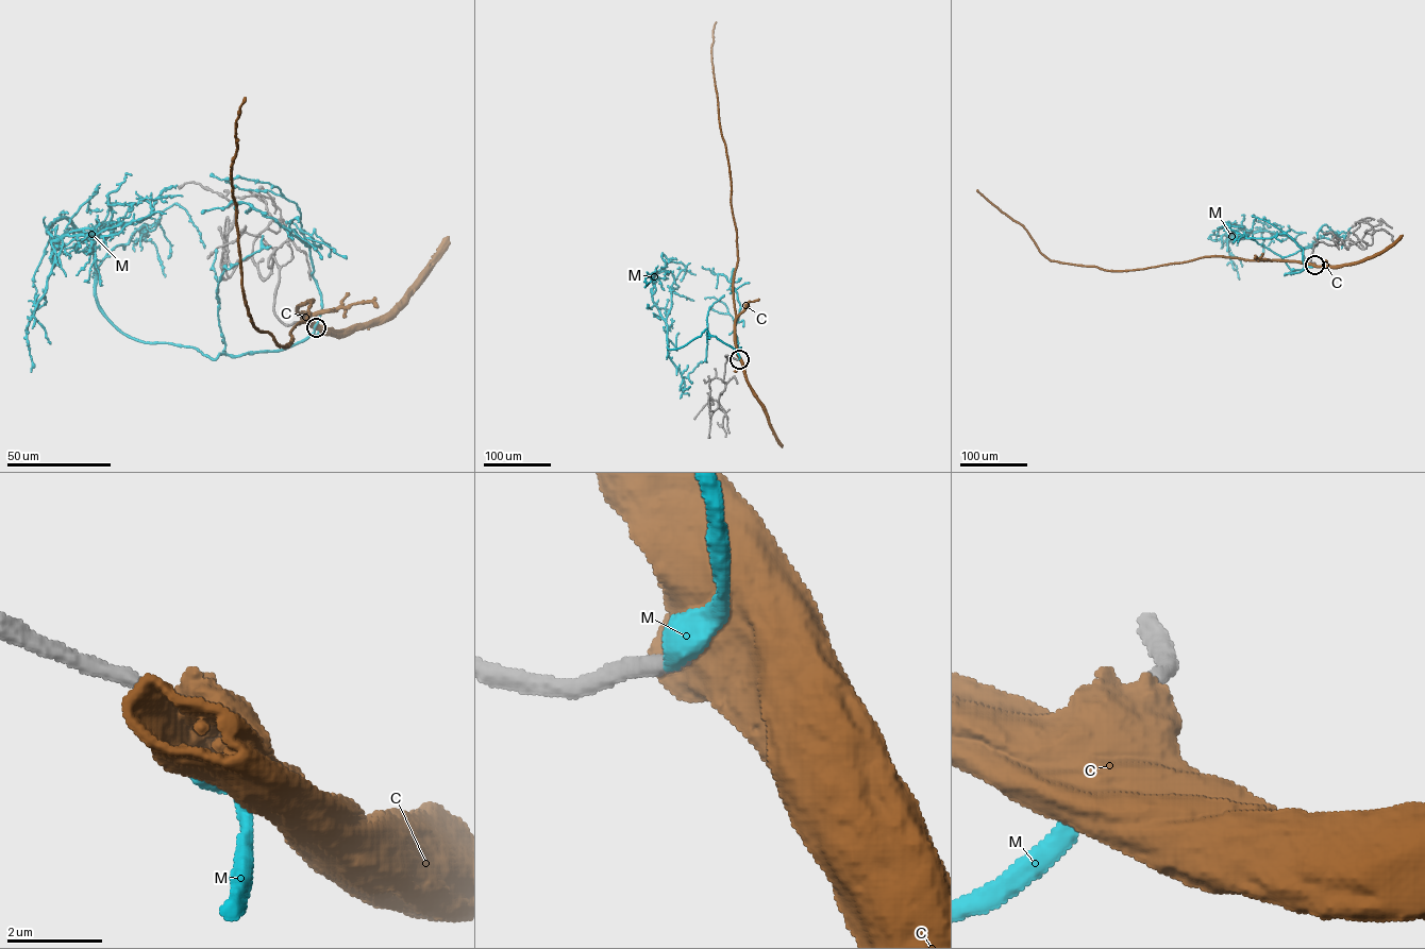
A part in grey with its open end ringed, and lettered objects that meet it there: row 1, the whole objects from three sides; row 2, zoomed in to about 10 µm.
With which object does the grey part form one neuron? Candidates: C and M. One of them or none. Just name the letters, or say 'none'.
M

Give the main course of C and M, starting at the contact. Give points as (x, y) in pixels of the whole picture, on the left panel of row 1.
C: (316, 326), (324, 331), (348, 331), (380, 319), (398, 306)
M: (316, 327), (215, 359), (122, 334), (94, 235), (48, 232), (117, 234), (150, 215), (136, 198)

